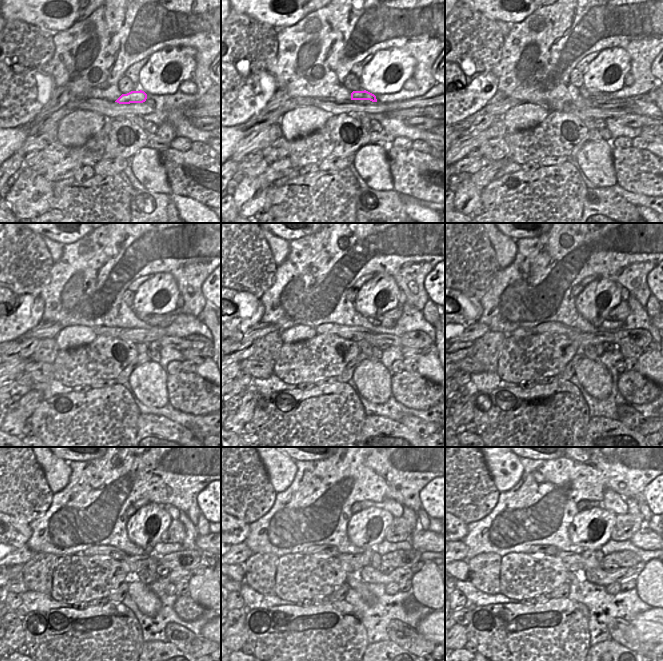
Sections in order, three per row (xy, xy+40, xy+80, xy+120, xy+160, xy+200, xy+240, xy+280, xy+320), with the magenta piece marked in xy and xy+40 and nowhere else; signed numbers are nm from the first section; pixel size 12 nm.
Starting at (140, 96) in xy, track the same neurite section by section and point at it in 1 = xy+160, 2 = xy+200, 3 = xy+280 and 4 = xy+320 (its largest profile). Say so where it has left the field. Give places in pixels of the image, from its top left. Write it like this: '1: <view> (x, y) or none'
1: xy+160 (395, 314)
2: xy+200 (622, 310)
3: xy+280 (400, 529)
4: xy+320 (626, 525)

